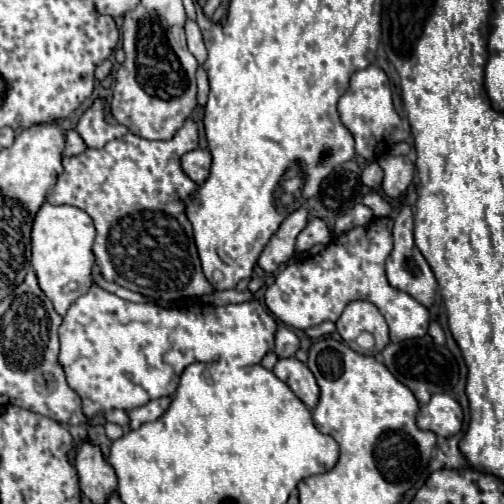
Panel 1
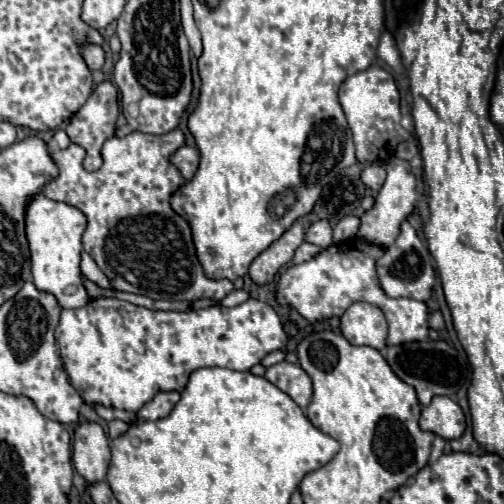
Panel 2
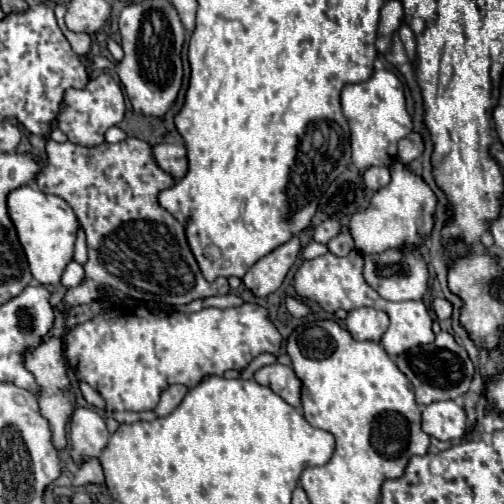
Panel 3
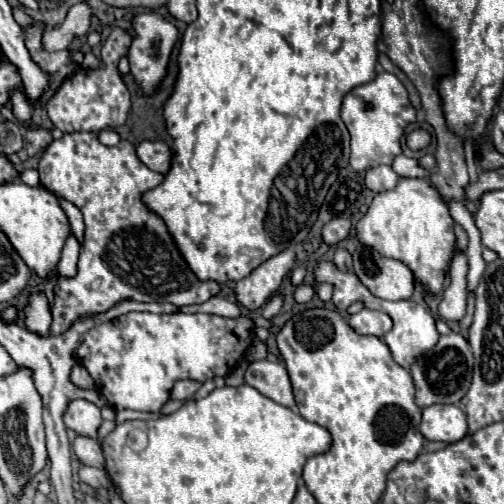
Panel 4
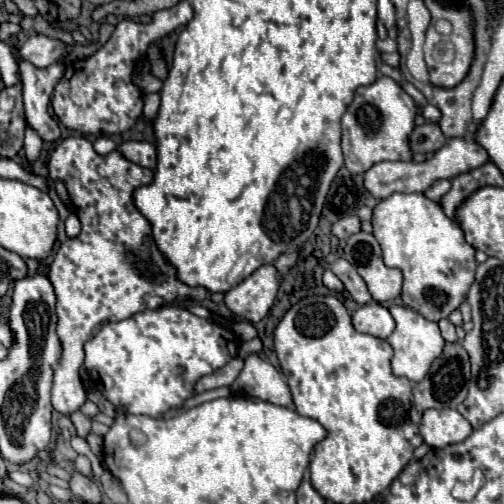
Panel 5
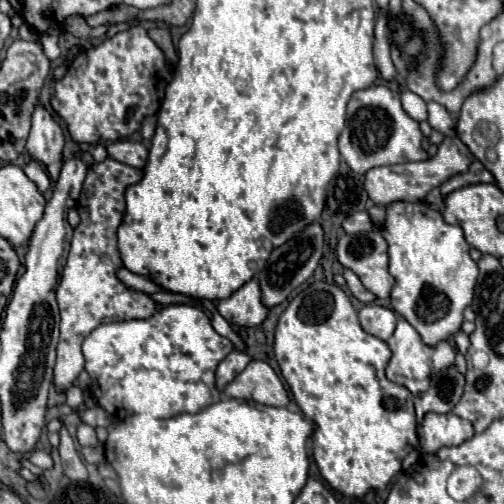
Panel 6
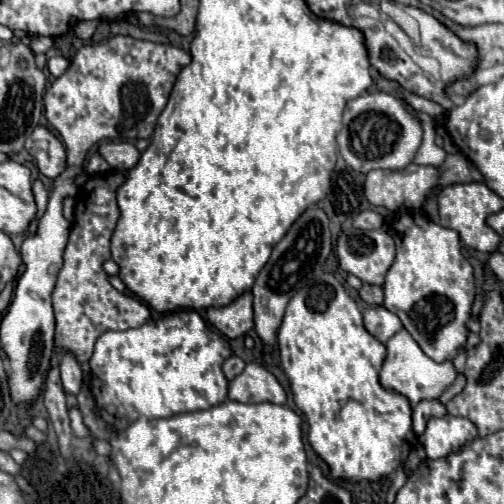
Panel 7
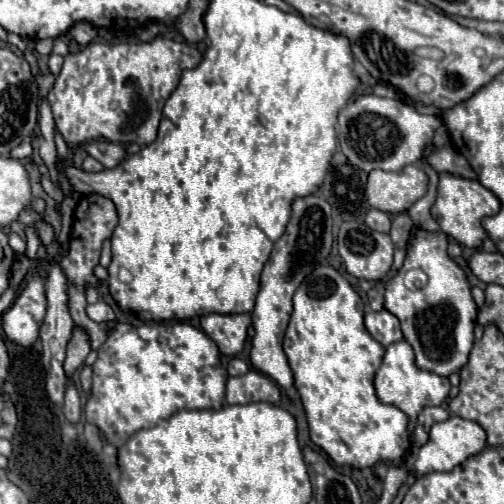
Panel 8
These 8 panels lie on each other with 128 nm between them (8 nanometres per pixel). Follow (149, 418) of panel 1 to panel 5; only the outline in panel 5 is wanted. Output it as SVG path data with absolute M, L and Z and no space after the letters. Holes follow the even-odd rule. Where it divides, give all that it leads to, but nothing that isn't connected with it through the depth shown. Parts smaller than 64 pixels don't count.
M242 358L230 360L224 368L220 368L218 372L214 372L212 376L204 376L204 378L196 380L194 382L194 392L200 394L204 390L212 390L212 388L220 388L220 386L230 386L236 380L236 376L240 374L242 366L244 366Z

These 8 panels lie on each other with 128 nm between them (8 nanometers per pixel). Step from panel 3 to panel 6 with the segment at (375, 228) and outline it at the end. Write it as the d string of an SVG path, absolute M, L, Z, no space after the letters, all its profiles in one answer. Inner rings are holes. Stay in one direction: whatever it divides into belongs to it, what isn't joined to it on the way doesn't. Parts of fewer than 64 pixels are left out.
M392 202L386 206L386 220L382 226L382 236L388 242L390 256L390 274L396 278L396 286L392 288L390 302L392 308L404 316L424 338L426 344L436 344L454 336L462 324L462 312L472 304L474 284L478 276L478 266L470 258L470 244L464 238L460 226L446 224L442 212L430 208L426 202Z

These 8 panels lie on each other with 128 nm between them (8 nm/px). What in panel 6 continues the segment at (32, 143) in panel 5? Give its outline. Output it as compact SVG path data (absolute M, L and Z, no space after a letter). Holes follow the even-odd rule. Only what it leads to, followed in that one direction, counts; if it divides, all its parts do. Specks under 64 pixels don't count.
M32 158L32 160L26 164L24 172L26 172L26 176L40 188L40 192L46 192L46 190L48 190L48 186L50 186L50 178L48 178L48 174L44 172L44 168L40 166L38 160Z

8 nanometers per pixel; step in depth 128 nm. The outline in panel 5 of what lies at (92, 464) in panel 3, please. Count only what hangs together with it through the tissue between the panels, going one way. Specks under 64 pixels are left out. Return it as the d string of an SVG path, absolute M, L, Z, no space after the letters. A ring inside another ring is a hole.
M74 412L74 414L70 416L70 420L72 420L72 424L74 424L74 428L76 428L76 434L78 434L80 438L86 438L86 436L90 434L90 418L88 418L86 414Z

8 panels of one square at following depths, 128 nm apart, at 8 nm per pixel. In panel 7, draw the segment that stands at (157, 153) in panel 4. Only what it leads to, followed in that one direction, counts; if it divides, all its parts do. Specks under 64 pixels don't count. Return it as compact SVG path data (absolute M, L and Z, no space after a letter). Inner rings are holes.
M104 142L100 144L100 154L112 168L122 168L122 170L134 168L140 160L138 148L130 142Z

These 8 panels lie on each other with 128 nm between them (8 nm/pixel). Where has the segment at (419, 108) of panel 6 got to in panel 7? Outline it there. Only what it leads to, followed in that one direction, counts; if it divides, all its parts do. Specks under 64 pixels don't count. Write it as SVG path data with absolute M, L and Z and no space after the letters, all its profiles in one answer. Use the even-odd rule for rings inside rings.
M404 102L404 106L412 116L418 118L418 122L420 122L420 126L424 130L424 140L422 140L422 146L420 146L414 162L424 164L424 166L440 166L444 162L444 158L446 158L446 152L434 144L434 122L432 122L432 118L428 114L424 114L424 112L414 110L406 102Z

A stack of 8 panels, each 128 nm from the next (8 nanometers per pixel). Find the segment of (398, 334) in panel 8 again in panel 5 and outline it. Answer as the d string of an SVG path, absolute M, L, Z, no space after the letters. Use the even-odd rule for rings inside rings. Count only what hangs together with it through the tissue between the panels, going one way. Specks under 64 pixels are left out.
M370 302L370 304L360 306L352 314L352 324L358 332L372 334L376 338L388 338L394 330L394 320L392 320L390 312L378 302Z

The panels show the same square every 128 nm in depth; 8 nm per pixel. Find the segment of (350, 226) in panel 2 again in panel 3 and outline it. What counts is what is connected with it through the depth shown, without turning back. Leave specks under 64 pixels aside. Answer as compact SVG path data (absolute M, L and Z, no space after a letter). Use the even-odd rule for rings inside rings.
M340 232L340 234L336 234L326 246L328 246L328 250L330 250L332 254L336 254L336 256L346 256L346 254L354 248L354 240L352 240L350 232Z

